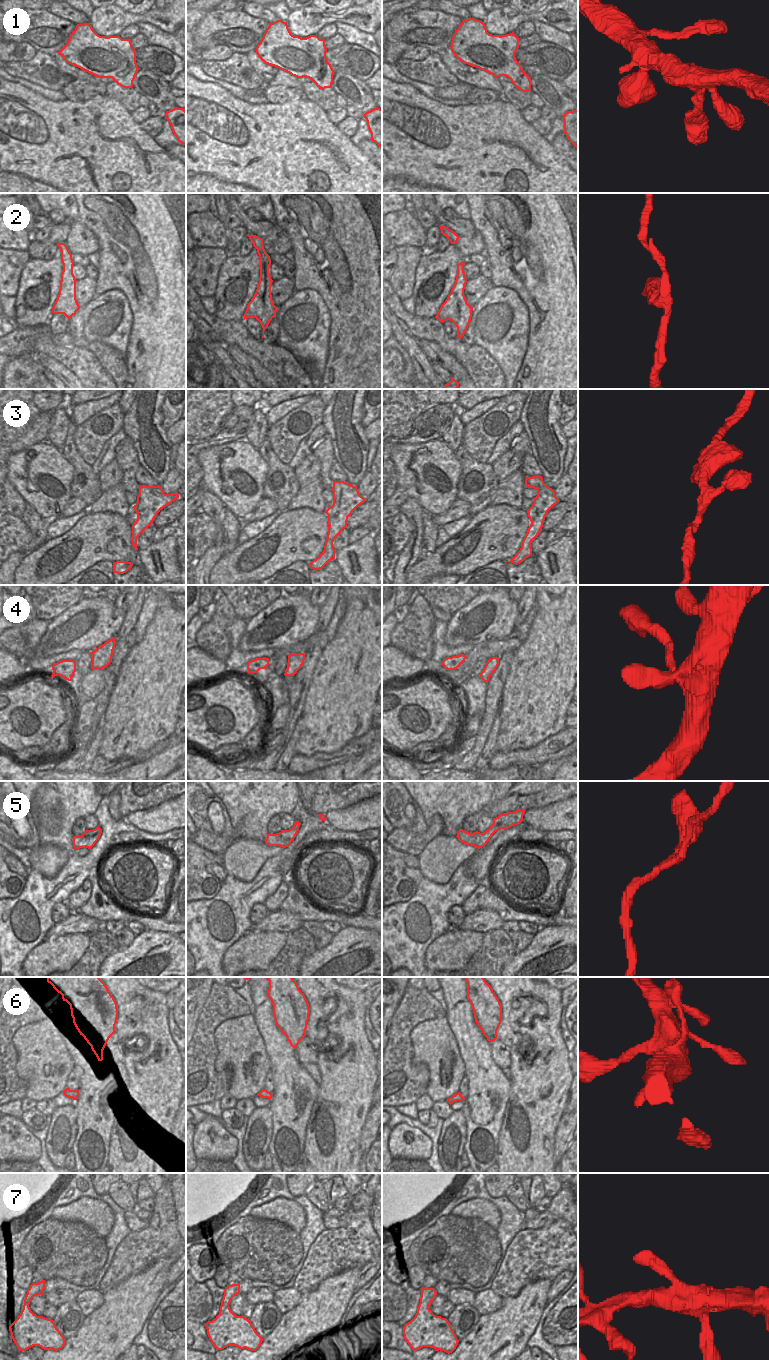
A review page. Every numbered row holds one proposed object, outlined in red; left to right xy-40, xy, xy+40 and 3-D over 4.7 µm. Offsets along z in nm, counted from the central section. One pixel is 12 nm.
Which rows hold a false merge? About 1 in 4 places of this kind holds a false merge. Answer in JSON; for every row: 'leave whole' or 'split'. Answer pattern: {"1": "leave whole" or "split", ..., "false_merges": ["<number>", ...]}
{"1": "leave whole", "2": "leave whole", "3": "leave whole", "4": "leave whole", "5": "leave whole", "6": "leave whole", "7": "leave whole", "false_merges": []}

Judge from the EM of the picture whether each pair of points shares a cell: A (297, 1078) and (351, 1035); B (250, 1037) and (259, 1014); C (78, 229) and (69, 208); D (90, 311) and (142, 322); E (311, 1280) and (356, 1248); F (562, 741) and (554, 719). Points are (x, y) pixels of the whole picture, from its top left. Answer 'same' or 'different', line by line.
A: different
B: different
C: different
D: different
E: same
F: different

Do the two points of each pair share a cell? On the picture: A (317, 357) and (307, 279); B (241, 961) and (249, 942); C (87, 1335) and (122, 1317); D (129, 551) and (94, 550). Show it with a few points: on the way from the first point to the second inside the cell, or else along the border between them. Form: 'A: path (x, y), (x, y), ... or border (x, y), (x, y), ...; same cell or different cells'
A: border (295, 290), (314, 289), (326, 304); different cells
B: path (243, 956), (249, 950), (249, 947); same cell
C: path (96, 1335), (104, 1335), (113, 1326); same cell
D: path (120, 550), (103, 550); same cell

